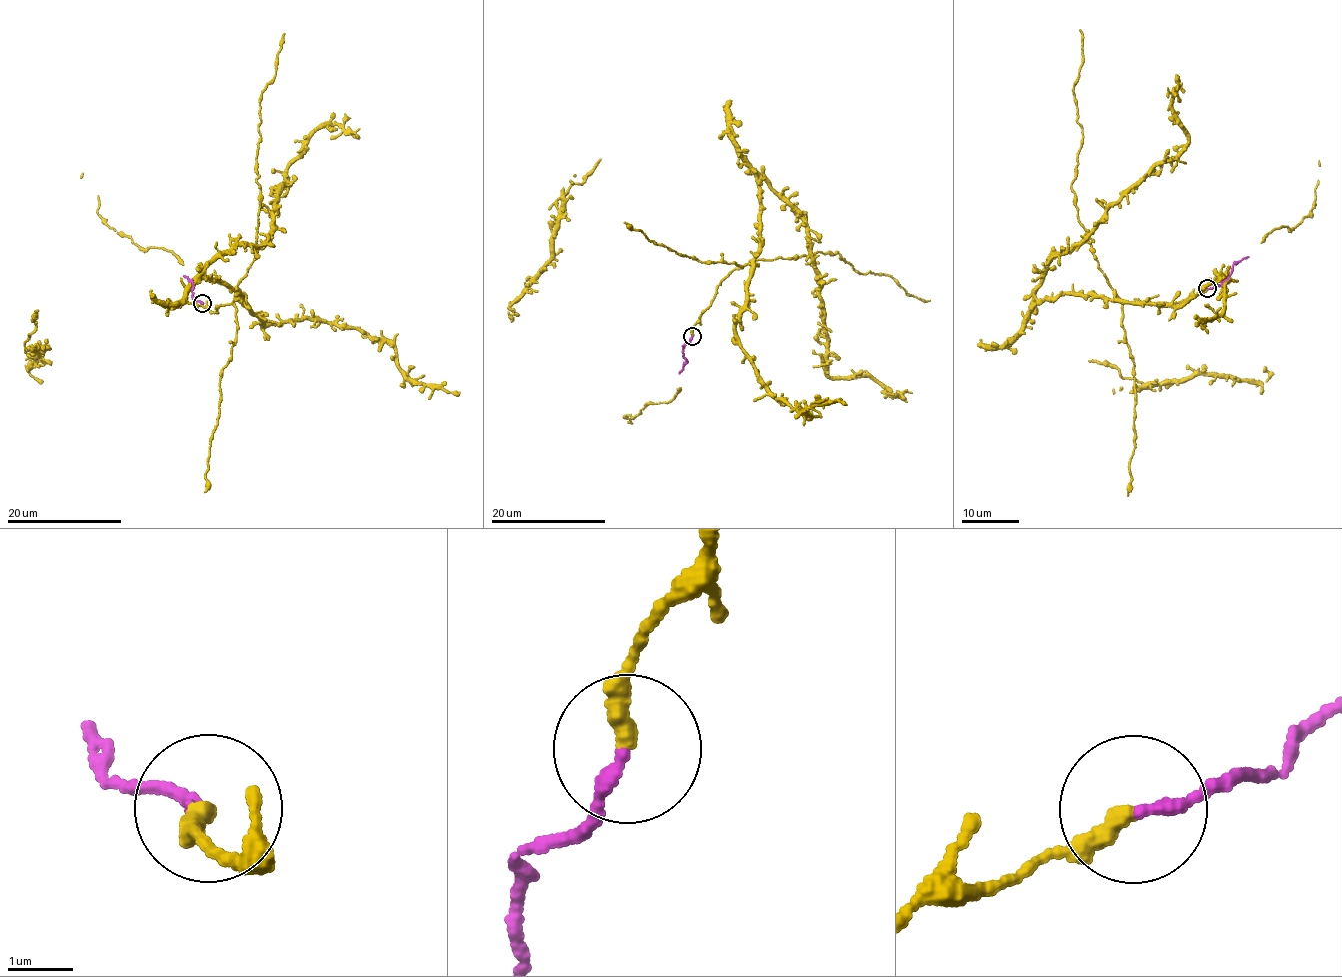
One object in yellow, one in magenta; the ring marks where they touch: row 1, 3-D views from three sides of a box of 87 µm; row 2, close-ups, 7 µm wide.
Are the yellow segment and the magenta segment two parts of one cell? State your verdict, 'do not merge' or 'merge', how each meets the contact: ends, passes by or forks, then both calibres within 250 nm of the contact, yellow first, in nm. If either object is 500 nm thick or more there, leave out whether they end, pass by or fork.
merge | yellow ends | magenta ends | 280/200 nm

